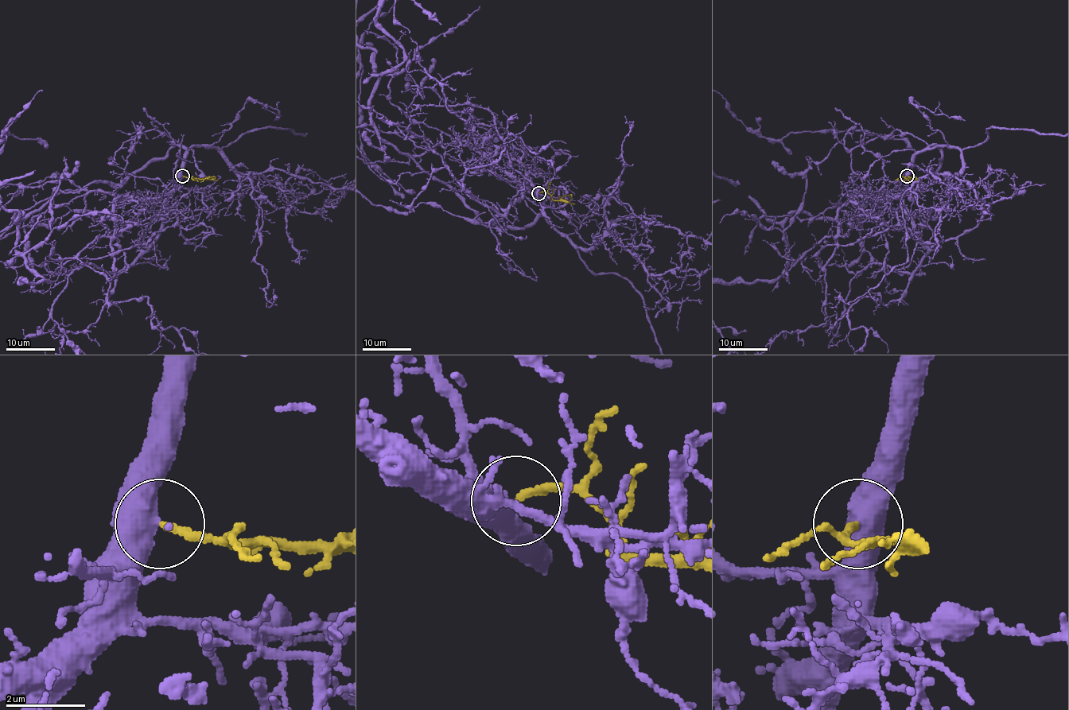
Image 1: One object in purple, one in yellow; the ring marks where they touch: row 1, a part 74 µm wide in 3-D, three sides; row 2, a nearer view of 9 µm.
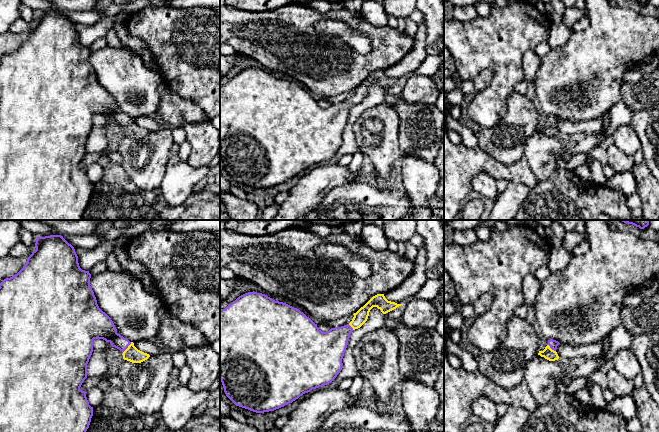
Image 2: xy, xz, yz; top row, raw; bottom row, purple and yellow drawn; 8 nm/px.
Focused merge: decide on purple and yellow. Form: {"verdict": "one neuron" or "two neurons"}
{"verdict": "one neuron"}

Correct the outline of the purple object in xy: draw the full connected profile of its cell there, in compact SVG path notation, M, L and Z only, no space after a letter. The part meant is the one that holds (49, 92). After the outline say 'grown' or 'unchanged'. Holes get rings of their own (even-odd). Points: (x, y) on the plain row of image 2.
M61 11L37 13L36 26L27 34L27 39L14 52L0 59L0 220L83 220L83 214L93 192L93 183L89 181L85 167L80 165L87 154L87 140L93 128L93 116L103 115L123 128L123 135L132 139L141 139L150 131L138 126L133 118L117 109L111 94L103 88L90 62L91 50L82 46L74 23Z | grown

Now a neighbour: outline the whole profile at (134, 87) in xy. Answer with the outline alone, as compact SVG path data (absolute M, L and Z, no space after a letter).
M109 45L91 52L90 62L99 84L111 94L118 110L133 119L139 116L156 116L160 103L158 87L164 84L158 70L148 68L139 55Z

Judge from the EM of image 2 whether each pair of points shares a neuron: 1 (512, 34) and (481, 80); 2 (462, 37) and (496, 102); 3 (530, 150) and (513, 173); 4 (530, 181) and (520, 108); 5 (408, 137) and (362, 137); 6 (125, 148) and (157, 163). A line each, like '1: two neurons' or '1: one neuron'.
1: two neurons
2: one neuron
3: two neurons
4: two neurons
5: two neurons
6: one neuron

